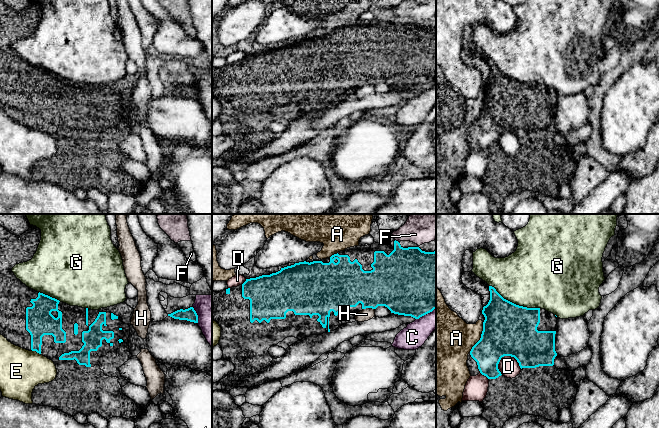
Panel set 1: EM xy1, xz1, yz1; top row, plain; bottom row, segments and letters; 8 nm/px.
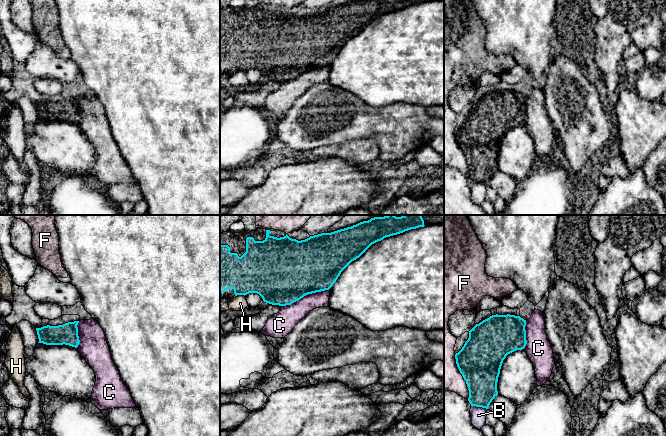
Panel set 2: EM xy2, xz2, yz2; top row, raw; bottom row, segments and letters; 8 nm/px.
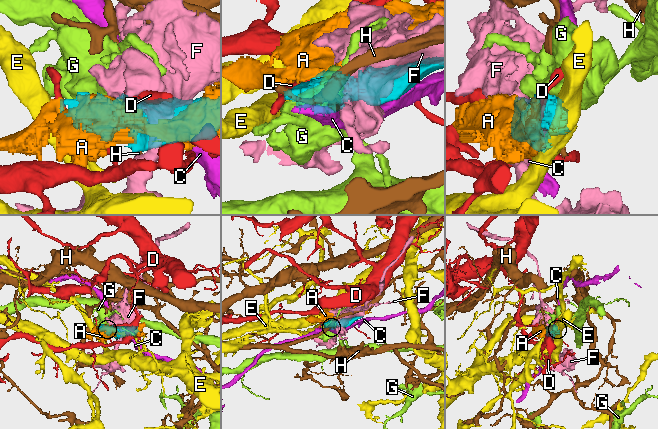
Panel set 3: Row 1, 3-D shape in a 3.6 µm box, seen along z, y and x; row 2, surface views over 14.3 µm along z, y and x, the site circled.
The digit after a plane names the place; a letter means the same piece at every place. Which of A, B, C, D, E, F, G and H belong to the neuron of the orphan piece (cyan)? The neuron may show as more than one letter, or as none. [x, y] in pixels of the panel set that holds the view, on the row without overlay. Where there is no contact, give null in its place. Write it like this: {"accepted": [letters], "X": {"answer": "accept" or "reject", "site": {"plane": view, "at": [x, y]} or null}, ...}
{"accepted": [], "A": {"answer": "reject", "site": {"plane": "yz1", "at": [481, 113]}}, "B": {"answer": "reject", "site": {"plane": "yz2", "at": [479, 182]}}, "C": {"answer": "reject", "site": {"plane": "xz2", "at": [305, 71]}}, "D": {"answer": "reject", "site": {"plane": "yz1", "at": [510, 131]}}, "E": {"answer": "reject", "site": {"plane": "xy1", "at": [36, 127]}}, "F": {"answer": "reject", "site": {"plane": "yz2", "at": [463, 153]}}, "G": {"answer": "reject", "site": {"plane": "yz1", "at": [513, 79]}}, "H": {"answer": "reject", "site": {"plane": "xz1", "at": [368, 83]}}}

